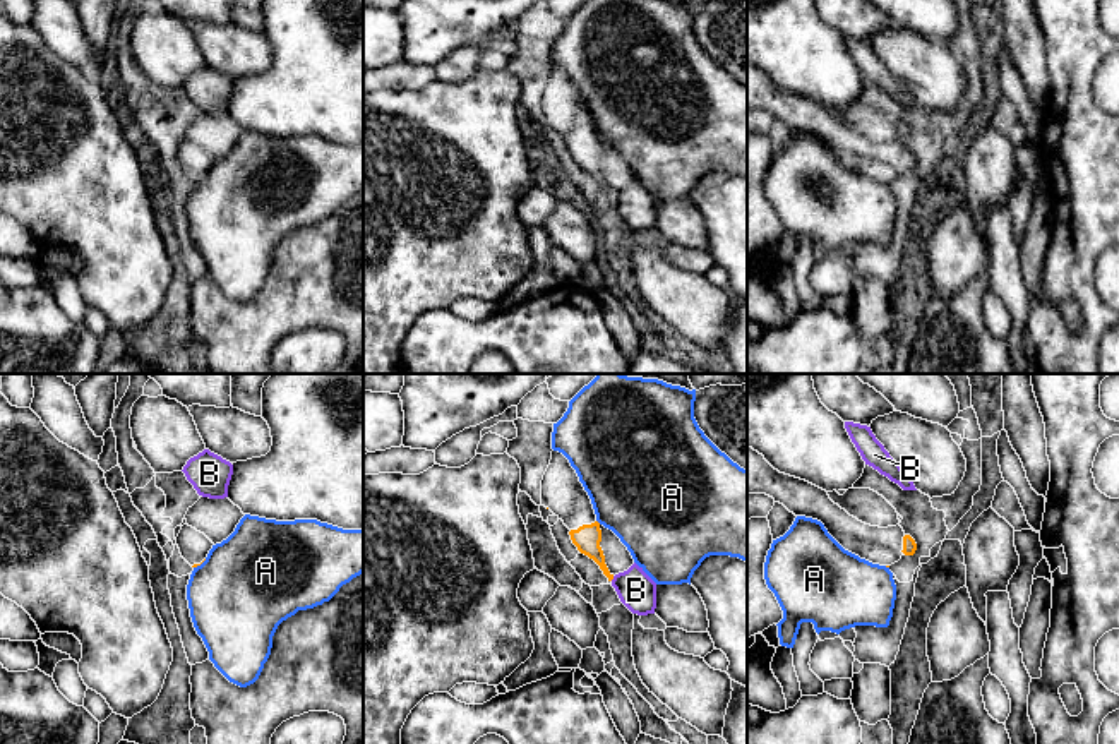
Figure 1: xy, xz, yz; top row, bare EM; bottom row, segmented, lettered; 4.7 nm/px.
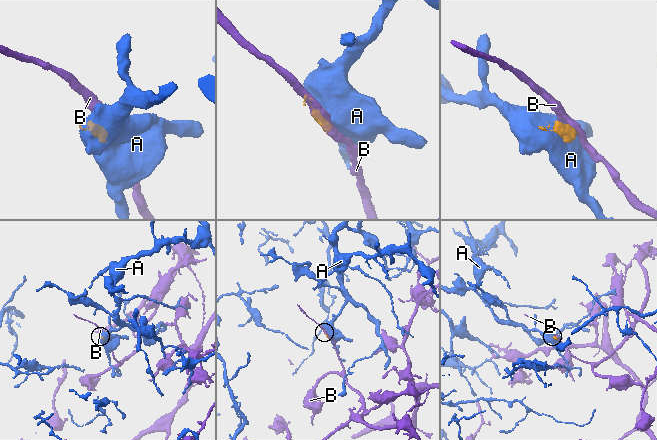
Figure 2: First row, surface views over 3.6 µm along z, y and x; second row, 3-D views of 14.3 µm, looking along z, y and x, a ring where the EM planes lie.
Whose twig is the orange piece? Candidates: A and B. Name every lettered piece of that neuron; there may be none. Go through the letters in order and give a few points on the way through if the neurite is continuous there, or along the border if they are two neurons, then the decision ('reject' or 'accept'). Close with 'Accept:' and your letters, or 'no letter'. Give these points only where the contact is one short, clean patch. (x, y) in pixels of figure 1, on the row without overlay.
A: reject
B: along xz (614, 192), (610, 196) | reject
Accept: no letter

